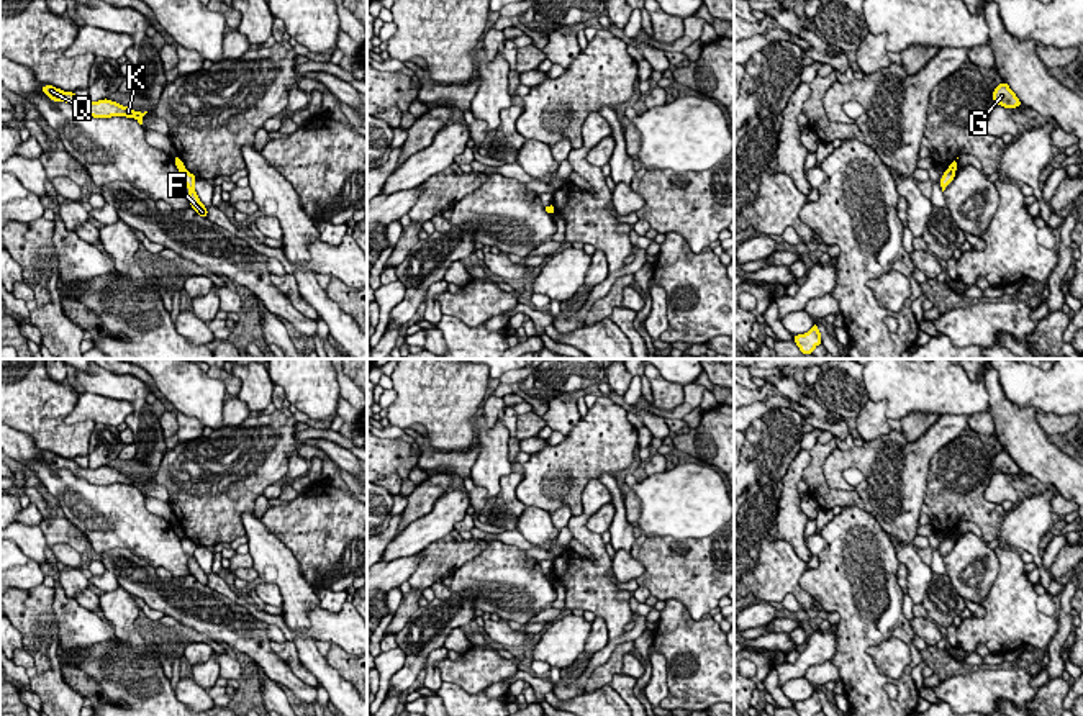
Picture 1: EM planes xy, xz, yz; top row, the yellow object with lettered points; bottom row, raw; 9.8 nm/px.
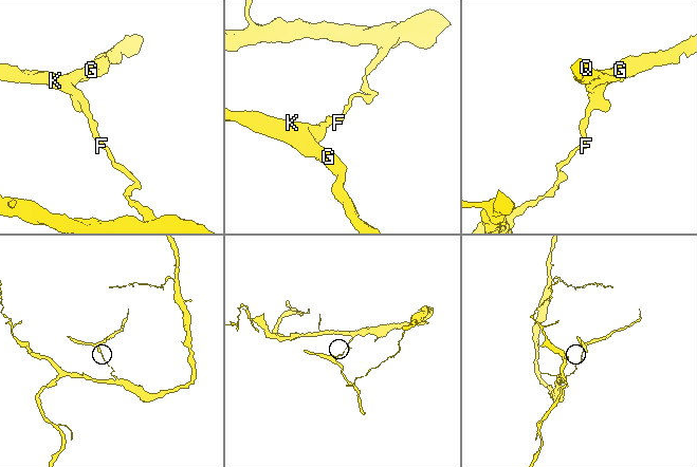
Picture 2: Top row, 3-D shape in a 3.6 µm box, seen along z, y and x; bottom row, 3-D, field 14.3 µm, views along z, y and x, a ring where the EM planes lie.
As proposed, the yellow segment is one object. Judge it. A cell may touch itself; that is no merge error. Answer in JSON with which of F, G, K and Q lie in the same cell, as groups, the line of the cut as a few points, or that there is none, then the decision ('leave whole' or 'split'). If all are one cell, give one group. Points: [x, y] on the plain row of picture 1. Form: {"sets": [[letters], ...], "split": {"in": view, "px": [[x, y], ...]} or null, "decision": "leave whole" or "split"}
{"sets": [["F"], ["G", "K", "Q"]], "split": {"in": "yz", "px": [[947, 536], [954, 539]]}, "decision": "split"}

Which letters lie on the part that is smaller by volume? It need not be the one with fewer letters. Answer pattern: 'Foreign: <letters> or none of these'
Foreign: G, K, Q

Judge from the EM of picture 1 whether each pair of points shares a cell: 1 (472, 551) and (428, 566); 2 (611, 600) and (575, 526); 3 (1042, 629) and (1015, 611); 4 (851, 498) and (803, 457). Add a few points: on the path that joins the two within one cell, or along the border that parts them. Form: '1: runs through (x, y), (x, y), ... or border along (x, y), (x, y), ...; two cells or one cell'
1: runs through (461, 551), (453, 551), (439, 561); one cell
2: runs through (598, 582), (598, 551), (593, 544); one cell
3: runs through (1036, 628), (1031, 628), (1021, 618); one cell
4: border along (810, 451), (810, 464), (802, 480); two cells

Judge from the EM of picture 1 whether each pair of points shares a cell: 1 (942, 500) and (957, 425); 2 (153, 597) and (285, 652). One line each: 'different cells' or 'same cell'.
1: different cells
2: different cells

